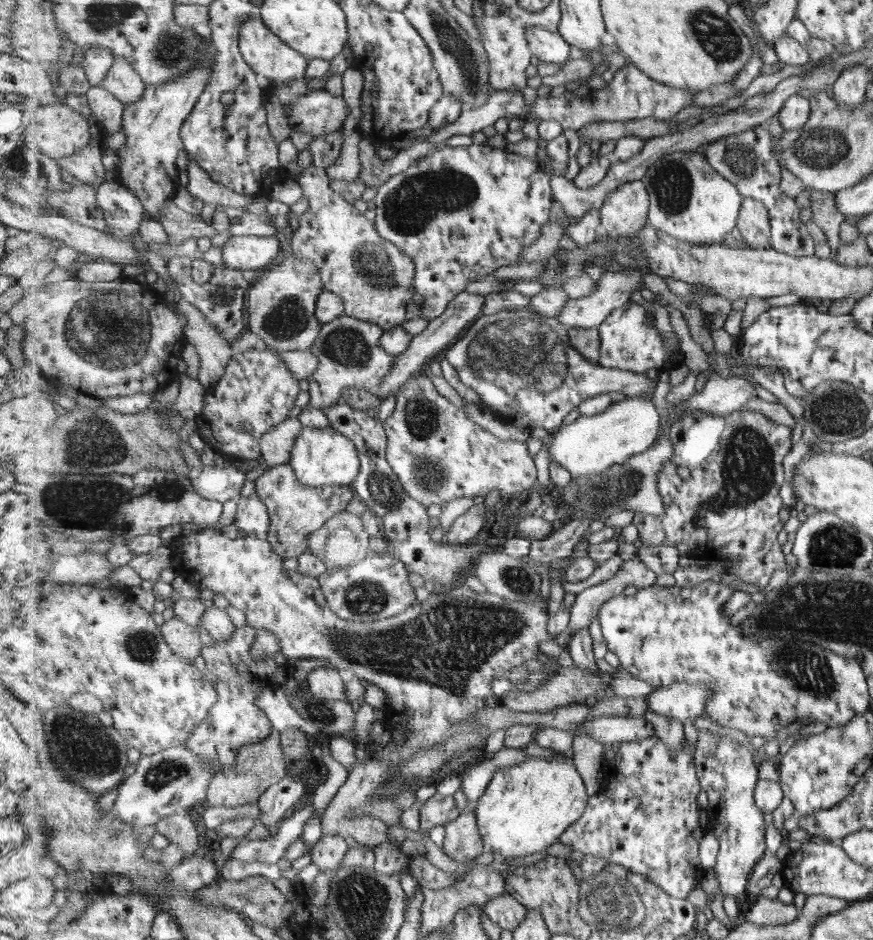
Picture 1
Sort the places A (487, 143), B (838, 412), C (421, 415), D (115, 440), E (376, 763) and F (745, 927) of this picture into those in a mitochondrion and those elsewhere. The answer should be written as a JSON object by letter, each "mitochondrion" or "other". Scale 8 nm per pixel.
{"A":"other","B":"mitochondrion","C":"mitochondrion","D":"mitochondrion","E":"other","F":"other"}

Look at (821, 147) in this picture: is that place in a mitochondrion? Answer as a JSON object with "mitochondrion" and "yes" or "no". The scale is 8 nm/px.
{"mitochondrion":"yes"}

